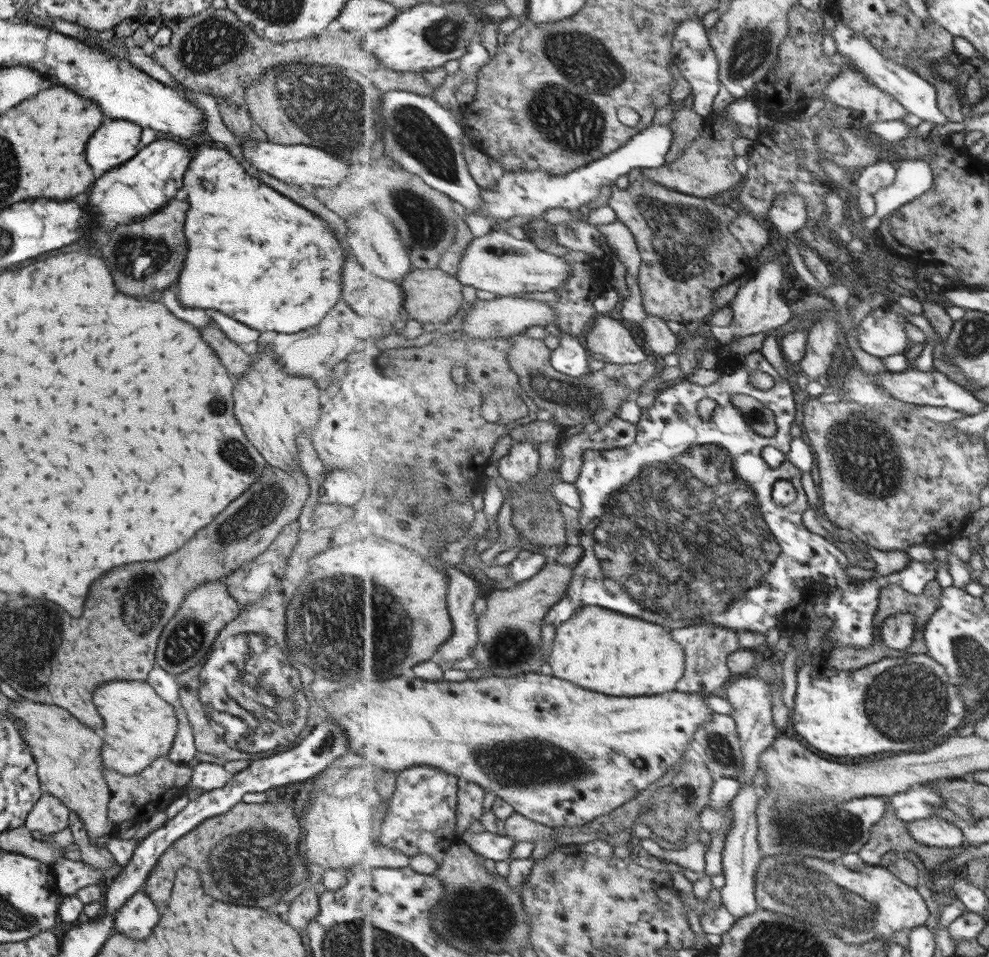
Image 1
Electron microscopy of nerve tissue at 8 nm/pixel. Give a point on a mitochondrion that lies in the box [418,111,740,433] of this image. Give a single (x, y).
(684, 240)

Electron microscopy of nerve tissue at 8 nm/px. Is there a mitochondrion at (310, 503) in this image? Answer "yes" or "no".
no

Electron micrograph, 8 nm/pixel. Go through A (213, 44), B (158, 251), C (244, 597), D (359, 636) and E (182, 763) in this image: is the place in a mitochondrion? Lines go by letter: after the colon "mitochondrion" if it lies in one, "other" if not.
A: mitochondrion
B: mitochondrion
C: other
D: mitochondrion
E: other

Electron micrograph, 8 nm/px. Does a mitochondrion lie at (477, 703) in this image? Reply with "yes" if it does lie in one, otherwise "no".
no

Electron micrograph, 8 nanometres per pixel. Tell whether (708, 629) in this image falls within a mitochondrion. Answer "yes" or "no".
yes

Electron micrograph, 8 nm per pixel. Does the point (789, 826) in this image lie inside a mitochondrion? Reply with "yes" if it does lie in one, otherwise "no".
yes

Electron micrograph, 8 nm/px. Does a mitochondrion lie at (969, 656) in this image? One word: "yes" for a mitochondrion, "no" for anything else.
yes

